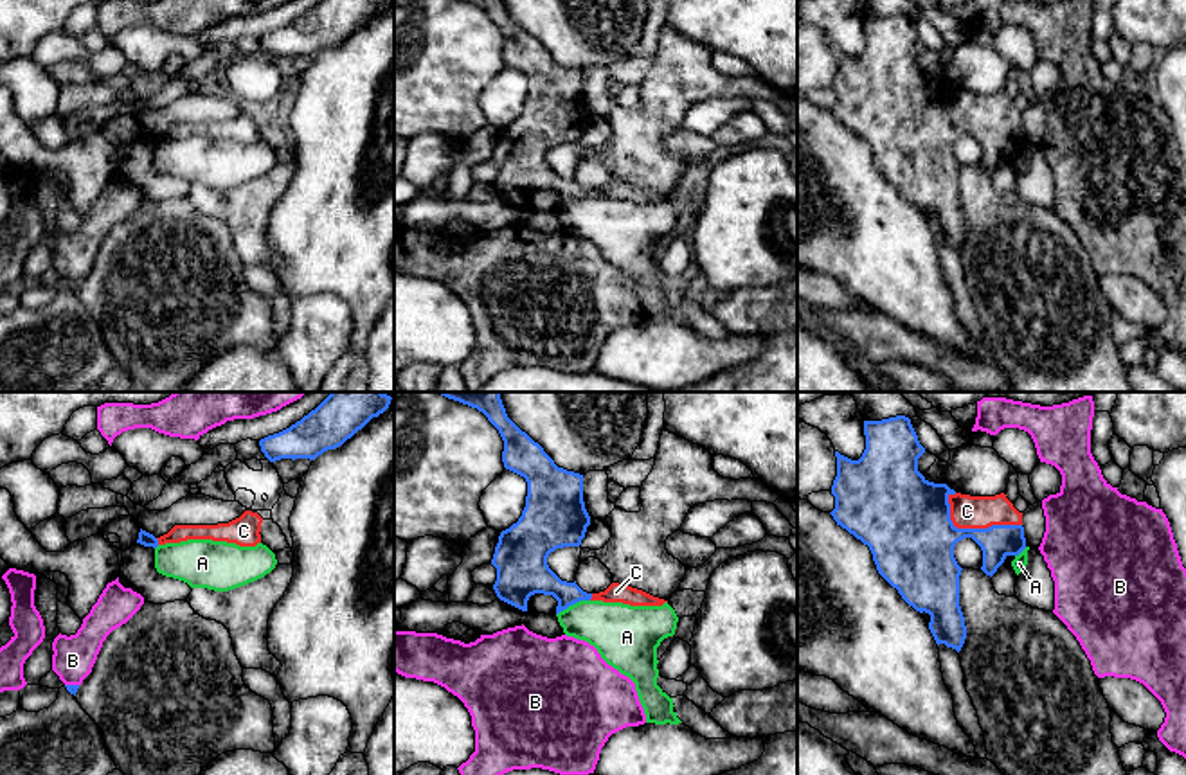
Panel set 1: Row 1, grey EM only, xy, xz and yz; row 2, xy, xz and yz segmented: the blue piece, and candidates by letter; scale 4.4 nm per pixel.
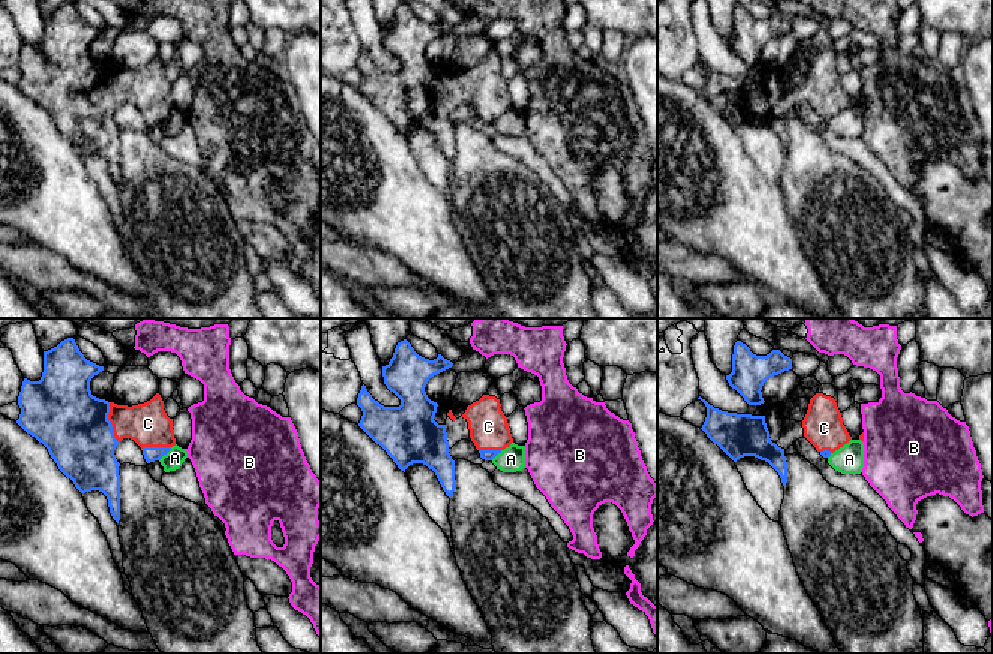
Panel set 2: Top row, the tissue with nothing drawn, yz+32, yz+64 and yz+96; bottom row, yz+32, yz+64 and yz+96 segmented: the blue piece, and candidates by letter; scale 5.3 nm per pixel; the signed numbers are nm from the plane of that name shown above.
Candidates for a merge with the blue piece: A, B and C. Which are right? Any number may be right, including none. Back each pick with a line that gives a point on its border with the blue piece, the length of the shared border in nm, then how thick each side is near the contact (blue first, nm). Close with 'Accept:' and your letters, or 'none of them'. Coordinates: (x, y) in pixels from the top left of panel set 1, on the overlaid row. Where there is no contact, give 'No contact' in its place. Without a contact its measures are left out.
C: Touches blue at yz (974, 529). Shared border 360 nm. Thickness 320 nm (blue) against 150 nm
Accept: C

